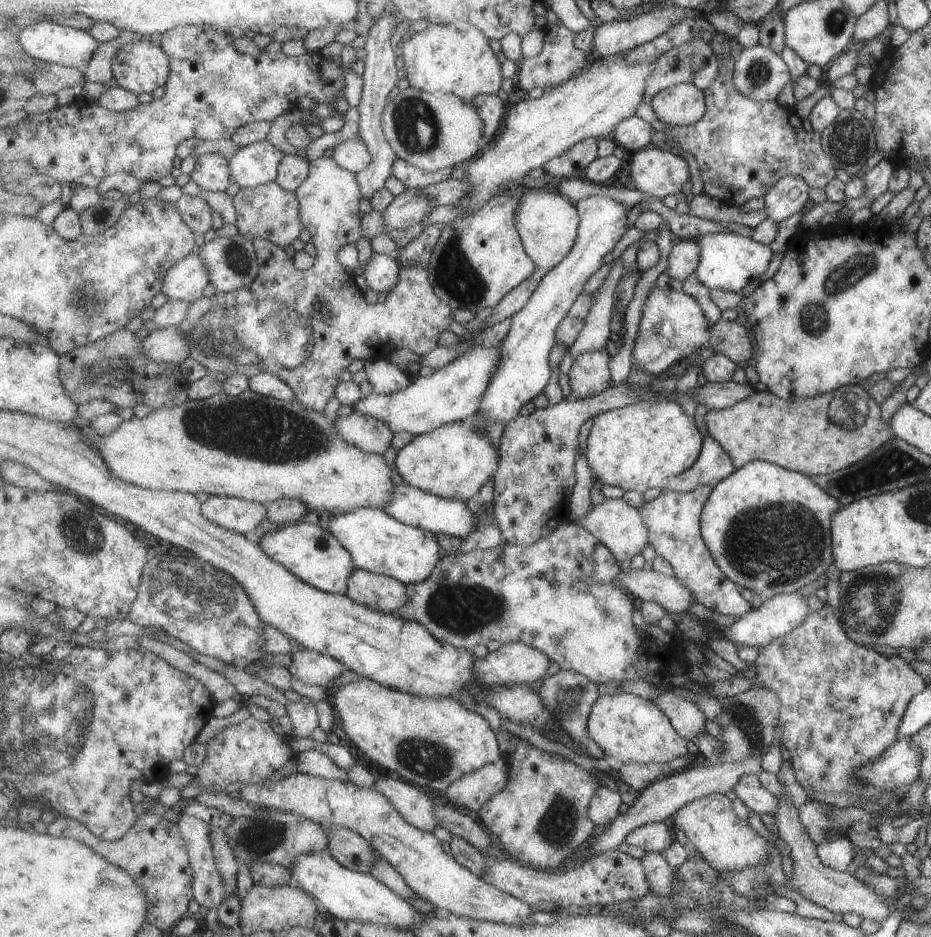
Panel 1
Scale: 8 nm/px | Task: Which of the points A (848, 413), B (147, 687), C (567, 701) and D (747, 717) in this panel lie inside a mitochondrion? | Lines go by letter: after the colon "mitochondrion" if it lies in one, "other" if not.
A: mitochondrion
B: mitochondrion
C: mitochondrion
D: mitochondrion

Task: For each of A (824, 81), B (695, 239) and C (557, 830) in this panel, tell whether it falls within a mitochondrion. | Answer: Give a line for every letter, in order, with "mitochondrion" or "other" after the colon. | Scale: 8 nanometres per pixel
A: other
B: other
C: mitochondrion

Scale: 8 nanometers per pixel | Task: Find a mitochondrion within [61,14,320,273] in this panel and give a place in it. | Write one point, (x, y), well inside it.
(217, 82)

